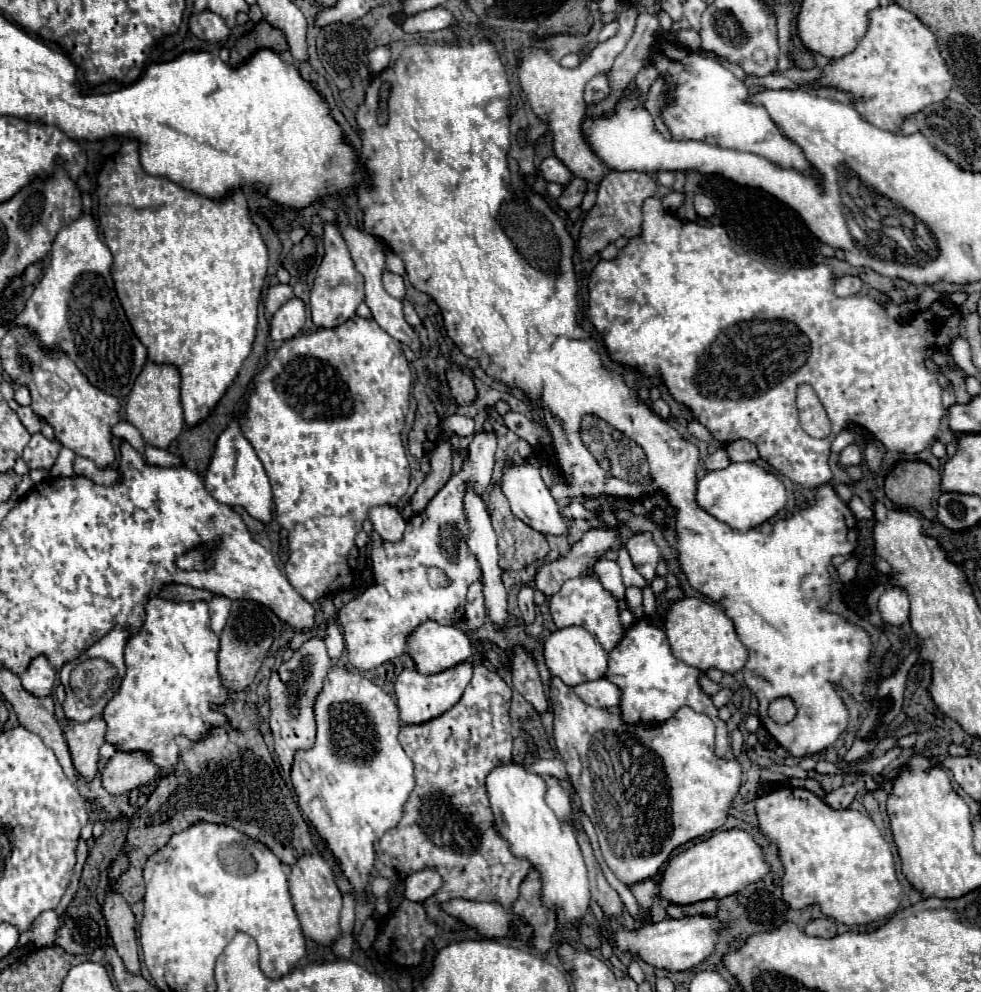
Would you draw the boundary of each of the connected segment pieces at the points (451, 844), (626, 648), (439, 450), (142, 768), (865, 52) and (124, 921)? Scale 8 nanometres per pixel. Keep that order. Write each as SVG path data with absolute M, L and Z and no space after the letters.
M475 666L473 678L467 684L461 700L441 714L419 726L403 726L399 732L399 742L405 748L407 756L415 764L415 788L411 792L409 802L405 804L401 822L387 830L379 840L377 858L395 870L399 878L407 878L411 872L433 868L443 878L443 886L423 902L429 922L445 930L467 930L467 926L443 912L441 904L453 898L465 898L473 902L497 902L503 908L511 908L519 896L519 886L529 874L531 864L523 858L515 858L509 850L507 840L499 836L495 830L493 812L489 808L489 798L485 790L487 774L499 766L511 762L513 738L511 738L511 722L509 722L509 704L511 704L511 688L501 680L501 676L485 666Z
M643 616L641 620L635 620L633 626L629 626L621 638L621 642L609 652L609 670L607 680L617 684L623 692L621 698L621 716L627 724L637 722L663 722L673 716L681 706L693 706L695 712L707 714L715 722L715 754L719 758L725 756L729 750L729 732L725 722L717 716L717 708L711 702L711 698L701 690L699 686L701 670L695 670L693 666L687 666L679 662L667 644L665 632L655 620Z
M439 442L431 452L431 472L429 472L429 476L419 484L419 488L411 496L411 500L399 510L401 516L407 520L413 514L423 512L427 502L445 486L445 482L449 478L451 478L451 444Z
M117 750L115 756L103 768L101 778L107 792L123 794L123 792L131 792L133 788L139 788L141 784L157 782L159 768L157 764L153 764L147 752Z
M889 4L869 14L869 30L859 46L851 54L825 66L815 84L851 92L855 96L855 108L871 124L899 132L905 118L929 104L945 100L953 88L953 78L937 50L933 32L913 12Z
M107 892L103 904L103 916L107 920L113 944L117 954L121 956L127 972L139 974L141 964L137 956L137 938L135 938L135 916L125 902L125 898L117 892Z

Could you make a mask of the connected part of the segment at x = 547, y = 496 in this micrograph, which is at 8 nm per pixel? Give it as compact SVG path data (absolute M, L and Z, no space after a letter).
M509 460L505 462L503 466L503 476L501 476L501 488L503 488L503 494L507 496L509 504L511 504L511 510L517 518L521 518L525 524L529 524L531 528L543 532L543 534L563 534L565 532L565 522L559 514L559 506L557 502L553 500L549 488L545 486L541 474L539 474L539 468L533 466L533 464L517 464L515 460Z

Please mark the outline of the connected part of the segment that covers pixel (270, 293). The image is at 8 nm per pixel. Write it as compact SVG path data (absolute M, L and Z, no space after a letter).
M275 284L275 286L269 286L265 290L265 296L261 300L263 308L265 308L265 318L271 320L271 316L289 300L293 298L293 290L289 284Z

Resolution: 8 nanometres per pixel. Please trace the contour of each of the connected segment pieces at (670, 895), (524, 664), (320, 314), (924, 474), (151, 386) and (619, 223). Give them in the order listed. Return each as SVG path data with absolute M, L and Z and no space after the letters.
M739 828L715 832L713 836L695 842L691 848L669 860L661 878L661 898L671 904L693 904L707 898L725 898L741 892L745 886L759 882L771 866L763 858L763 848L755 838Z
M517 646L515 648L515 658L513 658L513 686L515 690L529 702L533 704L533 708L543 714L549 710L547 698L545 698L545 690L543 690L543 682L539 678L539 672L535 668L535 662L527 656L527 652Z
M325 224L323 244L325 244L325 256L321 266L317 268L313 290L311 290L311 314L313 314L313 322L319 328L333 328L349 320L355 314L357 306L365 300L363 276L355 270L349 248L341 238L341 232L333 224Z
M899 460L885 476L885 494L901 508L915 508L925 518L935 518L941 474L925 462Z
M147 362L143 372L139 374L131 394L127 396L127 406L125 406L125 418L129 424L133 424L145 444L155 446L155 448L169 448L169 444L181 434L183 430L183 410L181 410L181 400L179 400L179 372L169 366L157 366L153 362Z
M617 170L607 172L607 176L599 184L597 202L591 208L591 212L587 212L585 224L581 226L581 234L577 240L581 258L589 260L591 256L599 254L607 244L615 242L619 236L627 236L627 238L637 236L641 228L641 206L645 198L655 196L655 192L657 192L657 182L651 174L617 172Z

